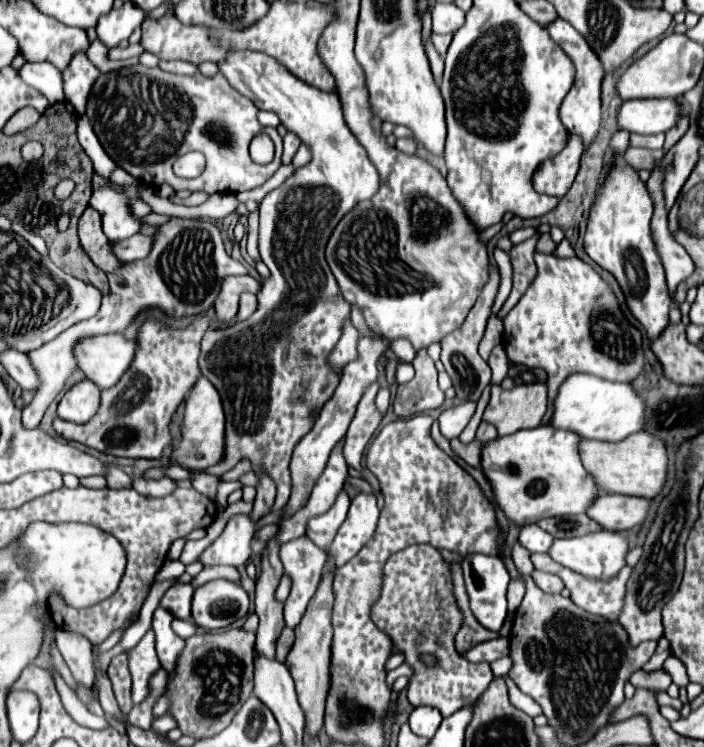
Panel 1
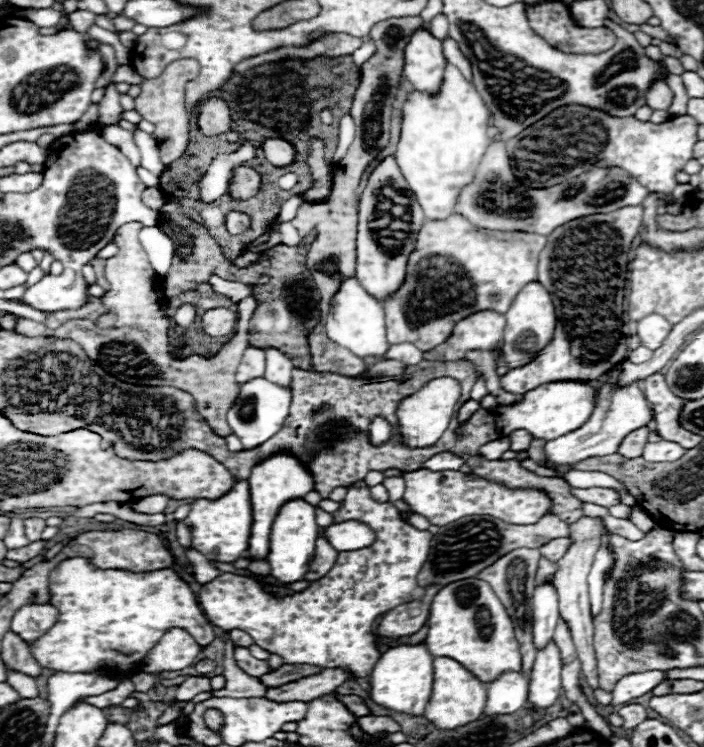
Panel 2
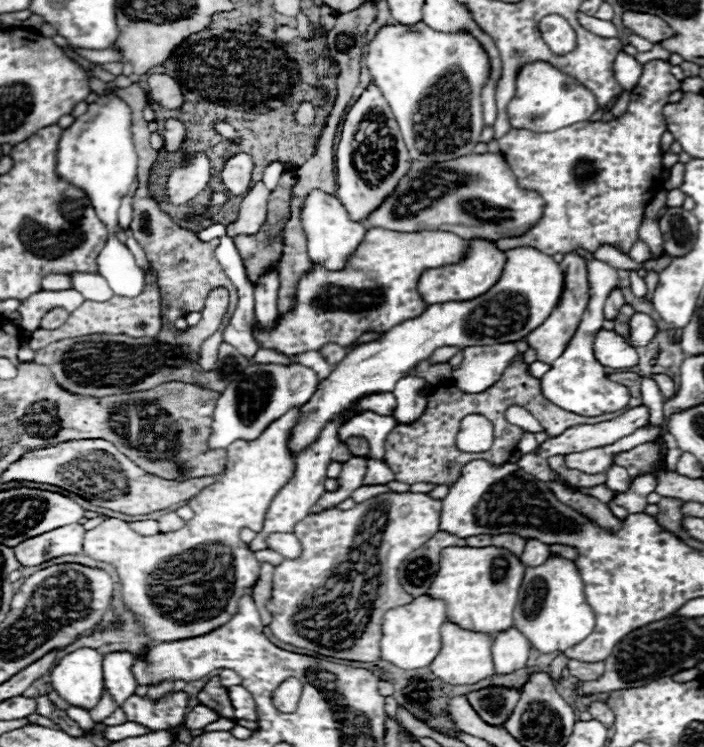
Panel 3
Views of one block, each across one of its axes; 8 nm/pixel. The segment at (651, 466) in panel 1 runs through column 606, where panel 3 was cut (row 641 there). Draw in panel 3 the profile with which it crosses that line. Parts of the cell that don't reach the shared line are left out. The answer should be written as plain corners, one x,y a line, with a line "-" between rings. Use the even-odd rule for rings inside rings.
446,620
442,624
442,648
440,654
430,664
432,672
440,676
440,680
448,684
474,684
490,674
494,674
494,660
492,660
492,636
482,632
464,630
458,624

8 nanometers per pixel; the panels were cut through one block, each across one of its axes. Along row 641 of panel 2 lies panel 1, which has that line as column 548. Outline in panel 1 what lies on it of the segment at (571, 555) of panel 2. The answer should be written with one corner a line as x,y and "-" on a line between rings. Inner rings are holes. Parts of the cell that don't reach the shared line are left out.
534,570
534,572
532,572
532,580
534,580
534,582
536,582
536,586
538,586
540,590
544,590
544,592
558,594
558,592
564,588
562,580
560,580
556,574
548,574
548,572

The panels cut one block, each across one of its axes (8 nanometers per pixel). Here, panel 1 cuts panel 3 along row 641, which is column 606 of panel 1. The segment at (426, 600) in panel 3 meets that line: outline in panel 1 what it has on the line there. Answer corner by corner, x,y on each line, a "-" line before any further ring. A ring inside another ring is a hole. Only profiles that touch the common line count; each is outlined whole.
574,374
568,376
558,390
552,426
578,432
582,438
590,440
618,442
646,428
646,404
642,404
642,398
634,392
632,384
608,382
590,374

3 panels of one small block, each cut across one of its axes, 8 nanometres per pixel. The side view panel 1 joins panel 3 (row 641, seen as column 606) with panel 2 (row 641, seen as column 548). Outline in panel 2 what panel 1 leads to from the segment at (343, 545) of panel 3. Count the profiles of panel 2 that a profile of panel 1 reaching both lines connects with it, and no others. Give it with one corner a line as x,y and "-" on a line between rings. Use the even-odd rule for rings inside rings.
364,482
352,484
348,488
348,494
342,502
342,508
332,514
334,522
346,522
346,520
358,520
368,524
376,540
372,548
360,548
360,552
338,552
336,564
332,570
322,576
320,580
314,580
306,590
296,592
292,596
276,596
262,588
252,578
236,576
236,574
220,574
208,584
202,584
198,592
198,604
208,618
210,624
222,628
222,630
244,630
254,638
254,644
264,648
270,654
278,654
284,664
312,664
320,668
348,668
356,678
370,678
374,664
380,658
378,644
396,644
396,642
410,642
420,644
426,640
426,626
420,628
420,632
412,636
404,636
400,640
388,640
382,636
376,636
372,632
374,620
388,612
390,608
396,608
400,604
420,600
424,596
424,588
416,584
416,574
420,572
422,564
426,562
426,556
430,554
430,540
432,534
428,530
418,530
410,522
406,522
400,512
390,504
380,504
370,498
370,488

